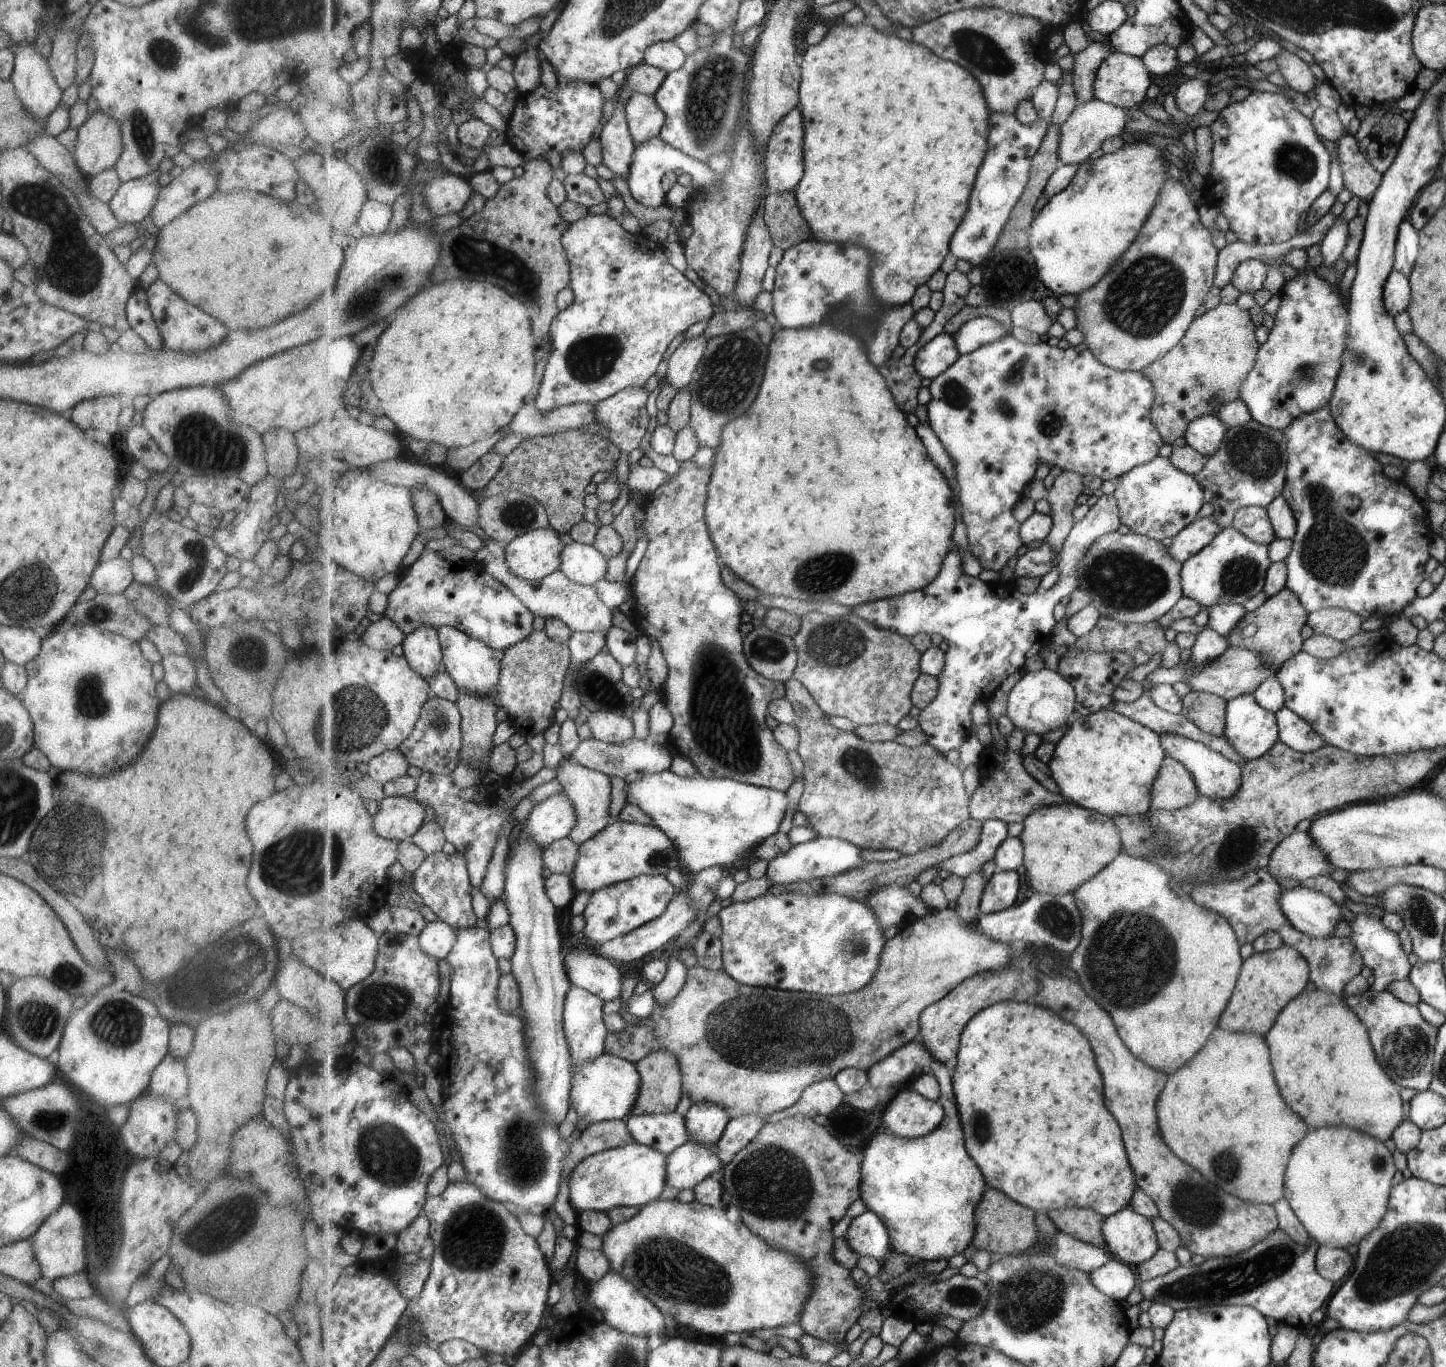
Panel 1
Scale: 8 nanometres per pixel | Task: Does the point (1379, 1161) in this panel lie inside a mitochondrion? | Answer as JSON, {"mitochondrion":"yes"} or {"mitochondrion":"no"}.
{"mitochondrion":"yes"}

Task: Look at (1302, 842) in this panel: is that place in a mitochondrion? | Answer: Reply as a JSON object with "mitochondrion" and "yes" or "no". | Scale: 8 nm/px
{"mitochondrion":"no"}

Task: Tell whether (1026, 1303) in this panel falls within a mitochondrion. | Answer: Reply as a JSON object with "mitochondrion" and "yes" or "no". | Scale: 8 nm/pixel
{"mitochondrion":"yes"}

